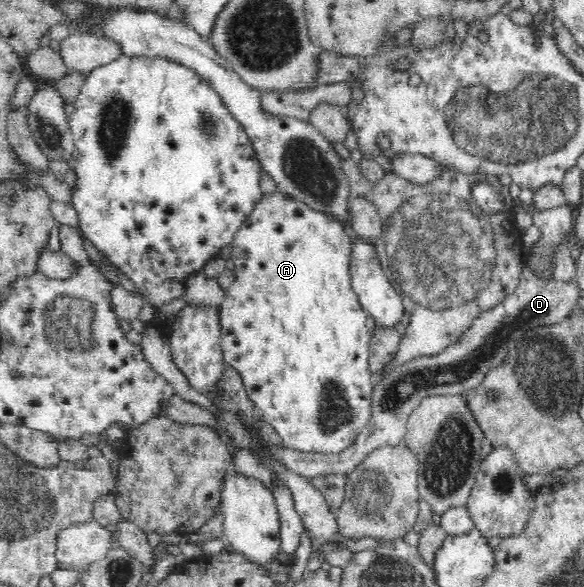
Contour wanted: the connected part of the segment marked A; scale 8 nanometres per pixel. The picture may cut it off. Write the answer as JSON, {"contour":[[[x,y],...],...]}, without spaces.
{"contour":[[[276,189],[275,192],[263,194],[253,210],[245,216],[243,225],[235,232],[231,242],[233,251],[231,260],[235,265],[234,282],[224,292],[224,300],[218,306],[219,347],[223,362],[239,373],[248,400],[255,406],[261,420],[267,422],[280,435],[286,446],[303,452],[337,453],[351,446],[355,437],[367,424],[371,416],[371,400],[373,395],[374,378],[369,372],[369,346],[372,333],[367,328],[368,315],[362,310],[361,303],[351,285],[351,256],[353,256],[353,234],[345,220],[336,218],[334,214],[319,212],[309,208],[307,204],[291,198],[285,192]]]}

